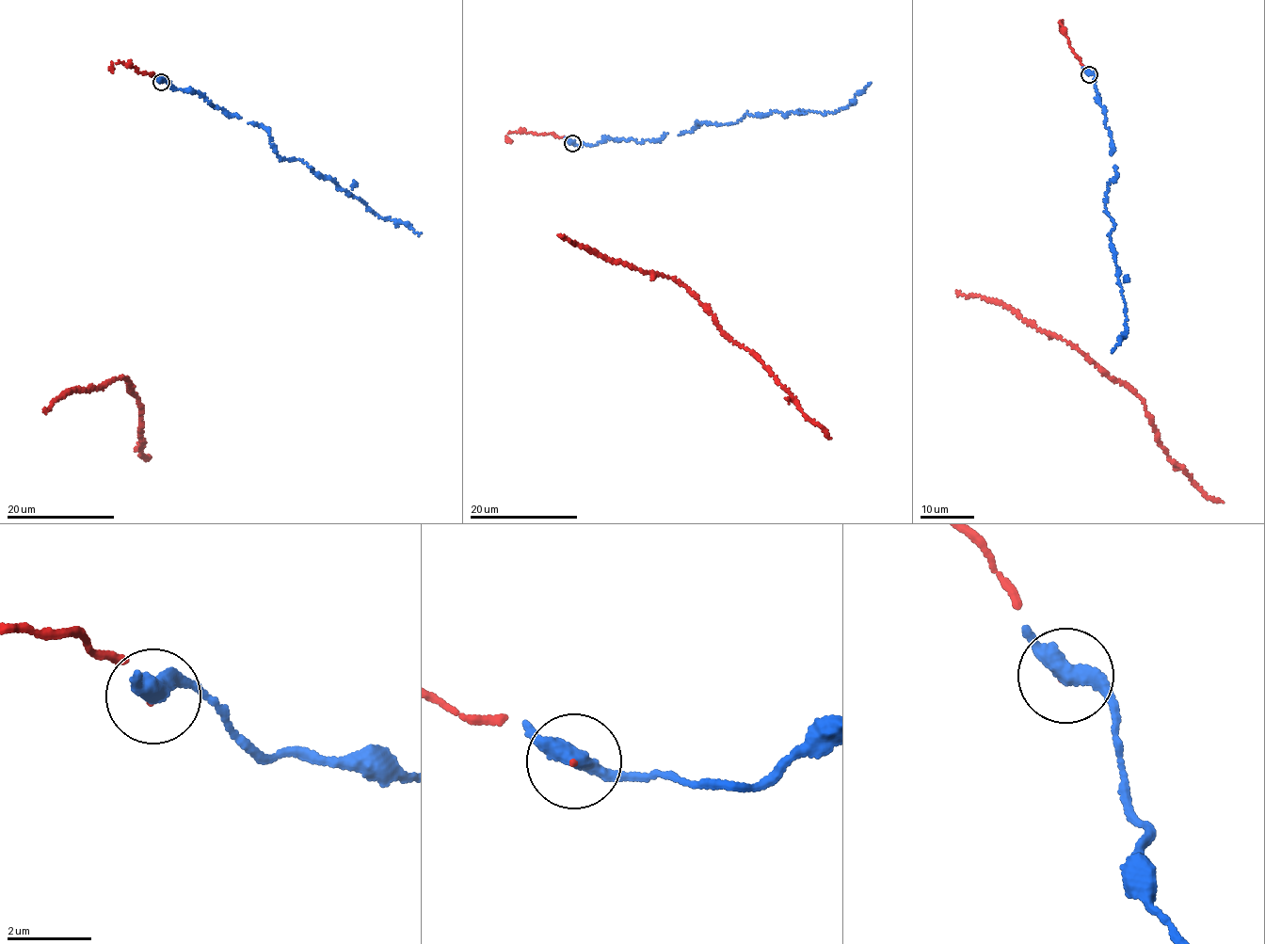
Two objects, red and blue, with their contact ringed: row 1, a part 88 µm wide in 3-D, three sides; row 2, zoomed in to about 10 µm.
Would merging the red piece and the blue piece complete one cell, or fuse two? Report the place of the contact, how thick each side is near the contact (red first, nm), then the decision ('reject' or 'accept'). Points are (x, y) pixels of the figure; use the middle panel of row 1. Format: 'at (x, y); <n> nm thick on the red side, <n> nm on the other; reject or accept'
at (572, 143); 30 nm thick on the red side, 380 nm on the other; accept

